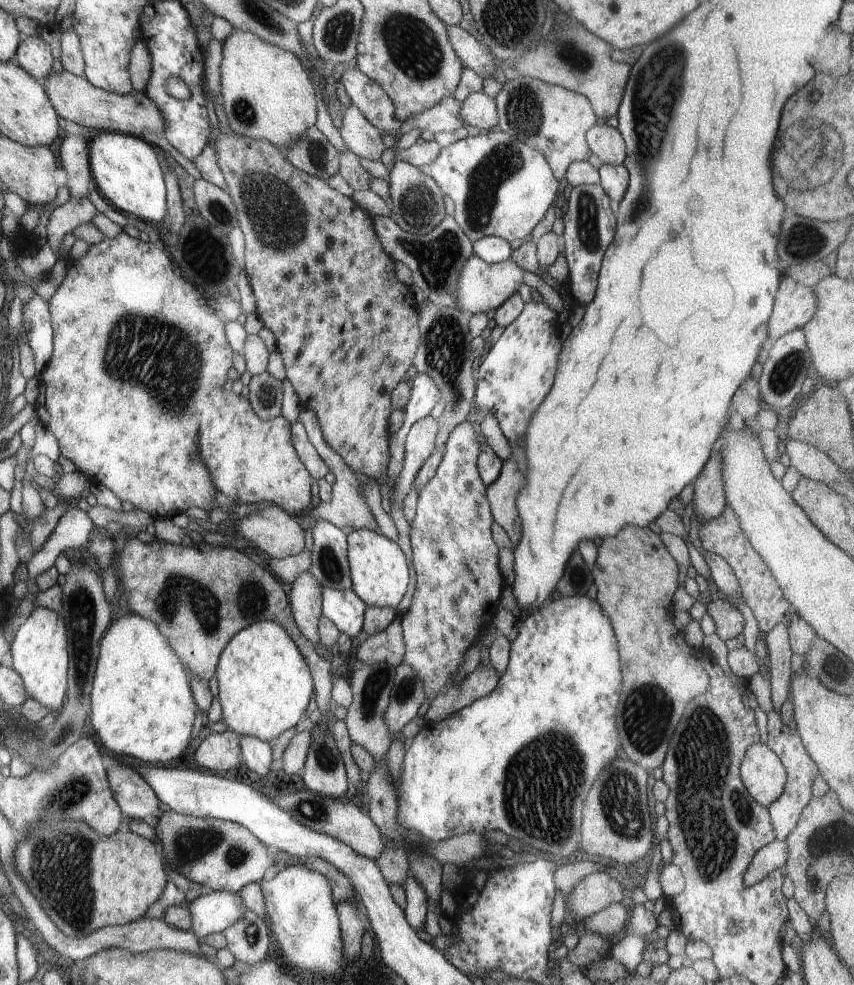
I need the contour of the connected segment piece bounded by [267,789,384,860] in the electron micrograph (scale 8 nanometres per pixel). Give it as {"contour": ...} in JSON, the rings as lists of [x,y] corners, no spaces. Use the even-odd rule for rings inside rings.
{"contour":[[[307,789],[301,790],[301,792],[293,792],[293,794],[283,794],[281,798],[277,798],[277,796],[268,792],[267,798],[270,798],[275,806],[284,810],[292,819],[295,819],[304,827],[337,839],[352,848],[353,852],[365,858],[375,860],[378,854],[381,854],[384,840],[379,829],[368,817],[368,813],[363,814],[351,802],[344,803],[341,799],[333,800]]]}

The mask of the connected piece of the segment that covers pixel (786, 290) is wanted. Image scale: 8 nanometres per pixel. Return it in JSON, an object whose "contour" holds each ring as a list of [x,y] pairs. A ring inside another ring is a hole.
{"contour":[[[783,278],[773,303],[773,314],[767,322],[768,340],[774,341],[791,329],[802,327],[816,309],[816,294],[812,287]]]}

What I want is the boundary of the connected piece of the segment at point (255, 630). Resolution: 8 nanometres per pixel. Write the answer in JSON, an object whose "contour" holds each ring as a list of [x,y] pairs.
{"contour":[[[259,621],[236,632],[220,652],[214,673],[218,680],[221,720],[227,730],[238,736],[255,737],[265,742],[277,738],[283,730],[295,726],[303,718],[311,692],[314,691],[307,663],[291,637],[275,621]]]}

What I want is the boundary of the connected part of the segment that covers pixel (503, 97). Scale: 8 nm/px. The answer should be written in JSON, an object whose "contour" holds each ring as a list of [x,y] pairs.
{"contour":[[[514,73],[504,77],[505,82],[494,98],[498,116],[496,129],[540,152],[549,163],[555,180],[564,177],[571,162],[587,161],[592,152],[585,133],[599,122],[587,97],[531,77],[521,78]]]}

